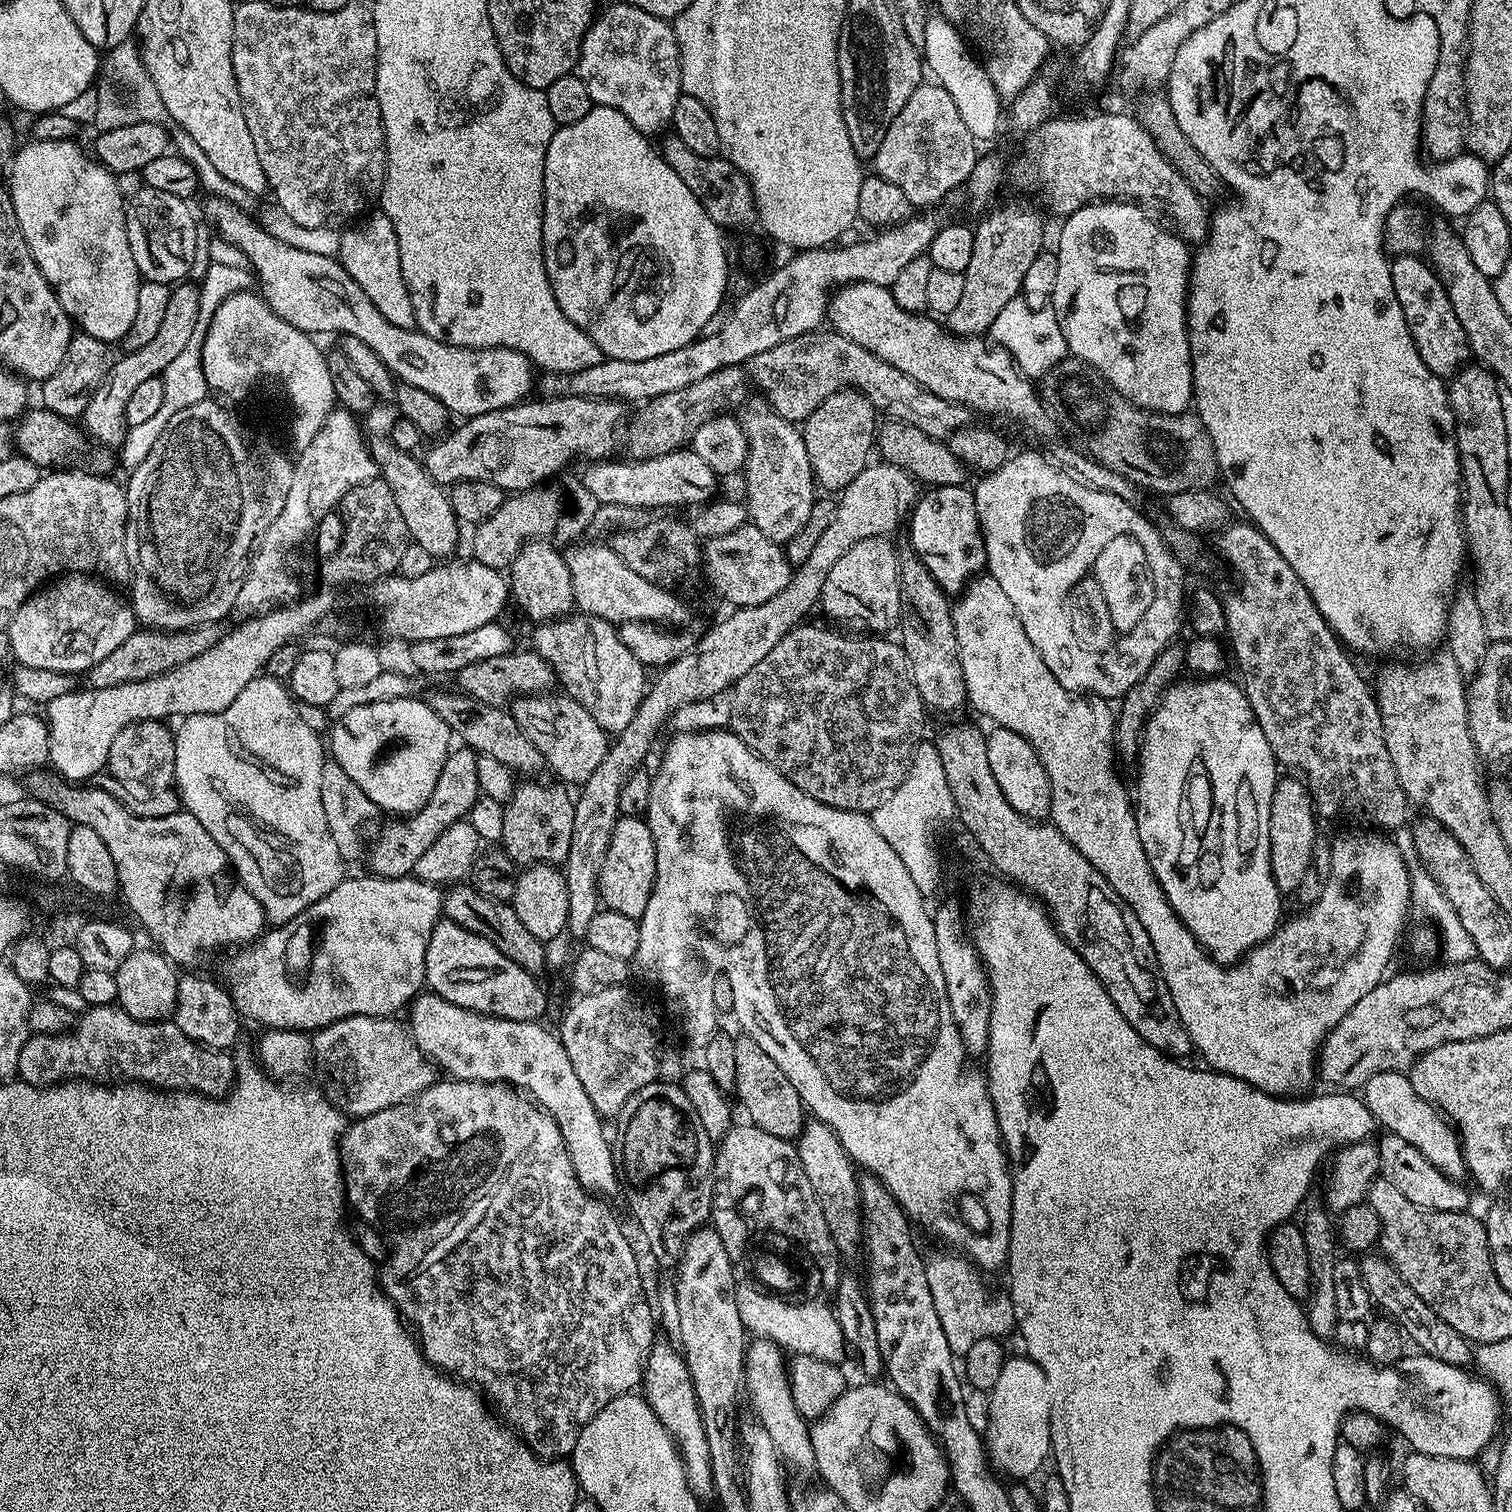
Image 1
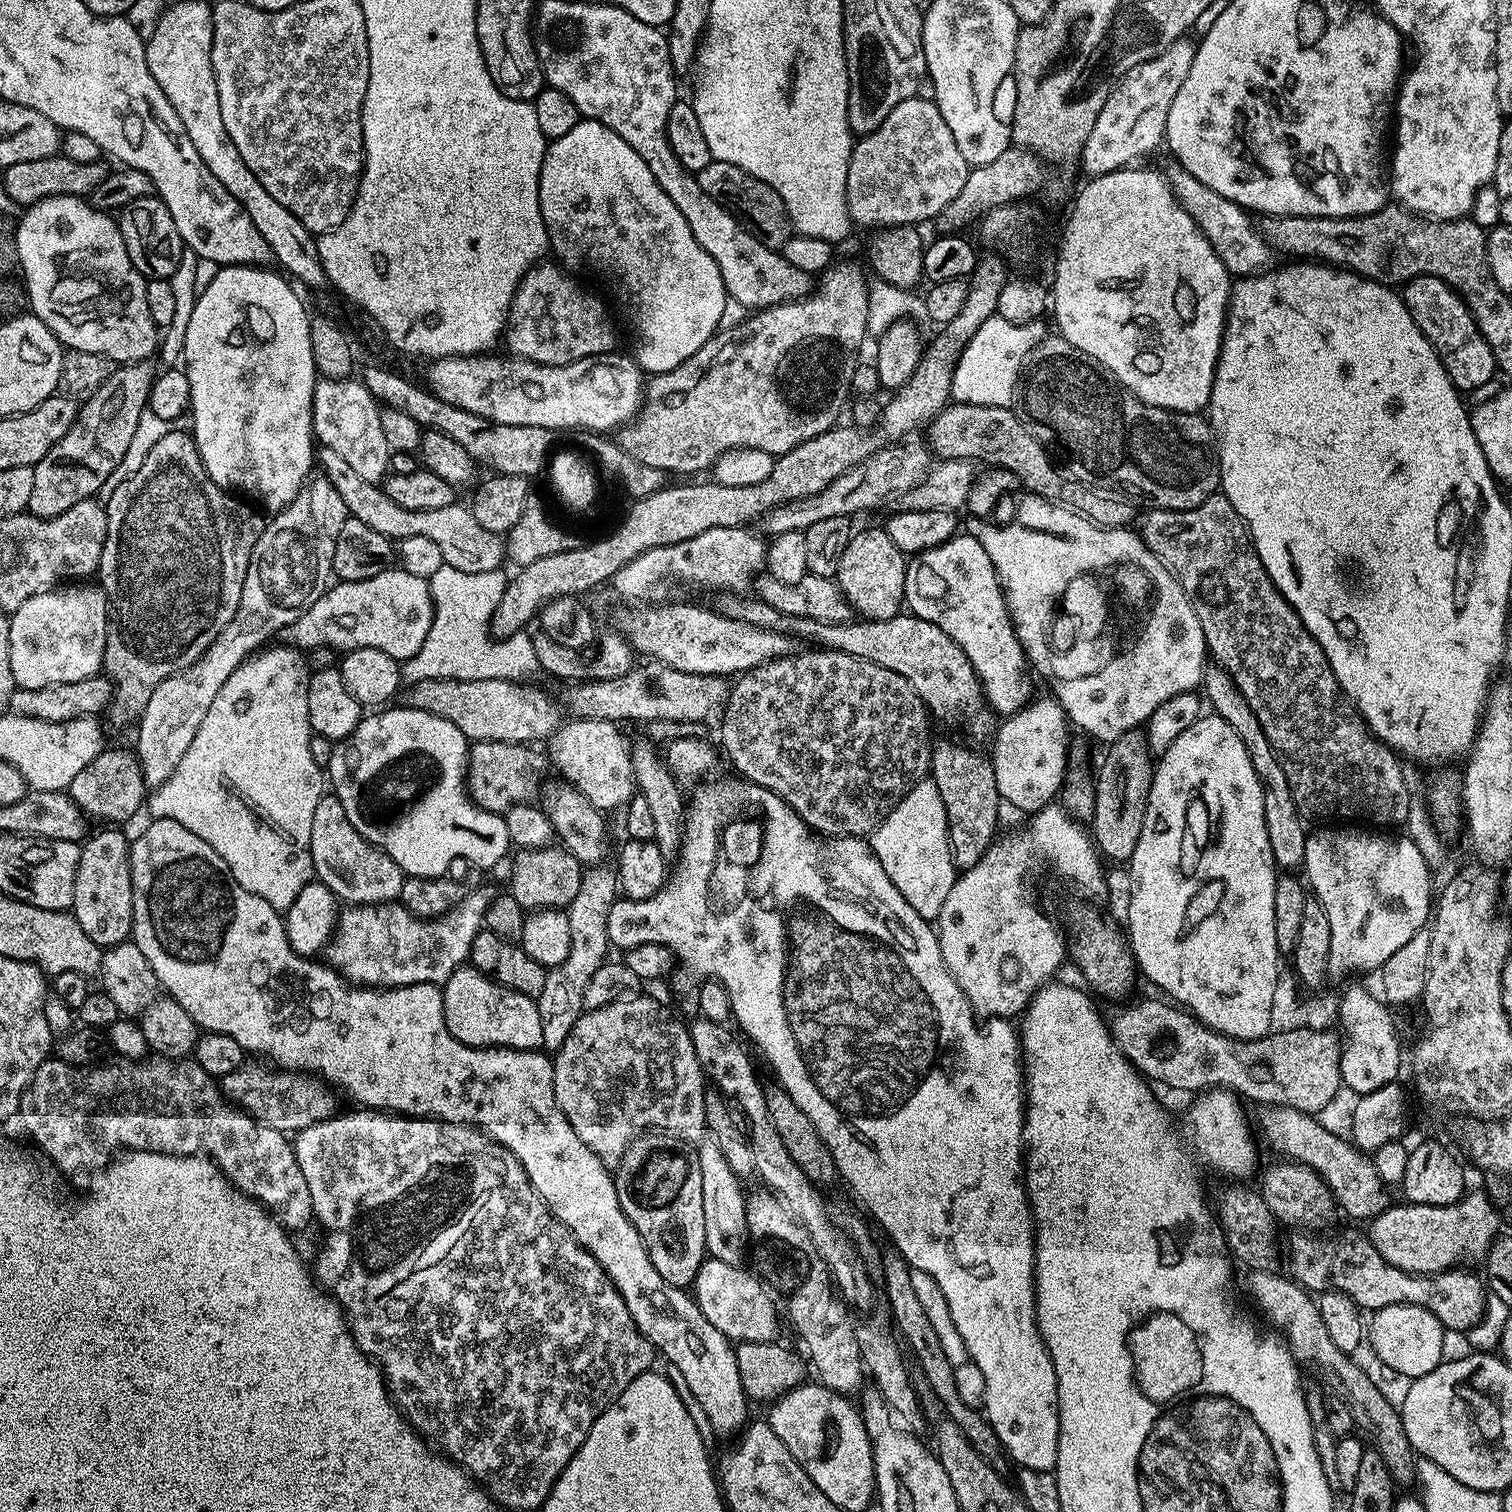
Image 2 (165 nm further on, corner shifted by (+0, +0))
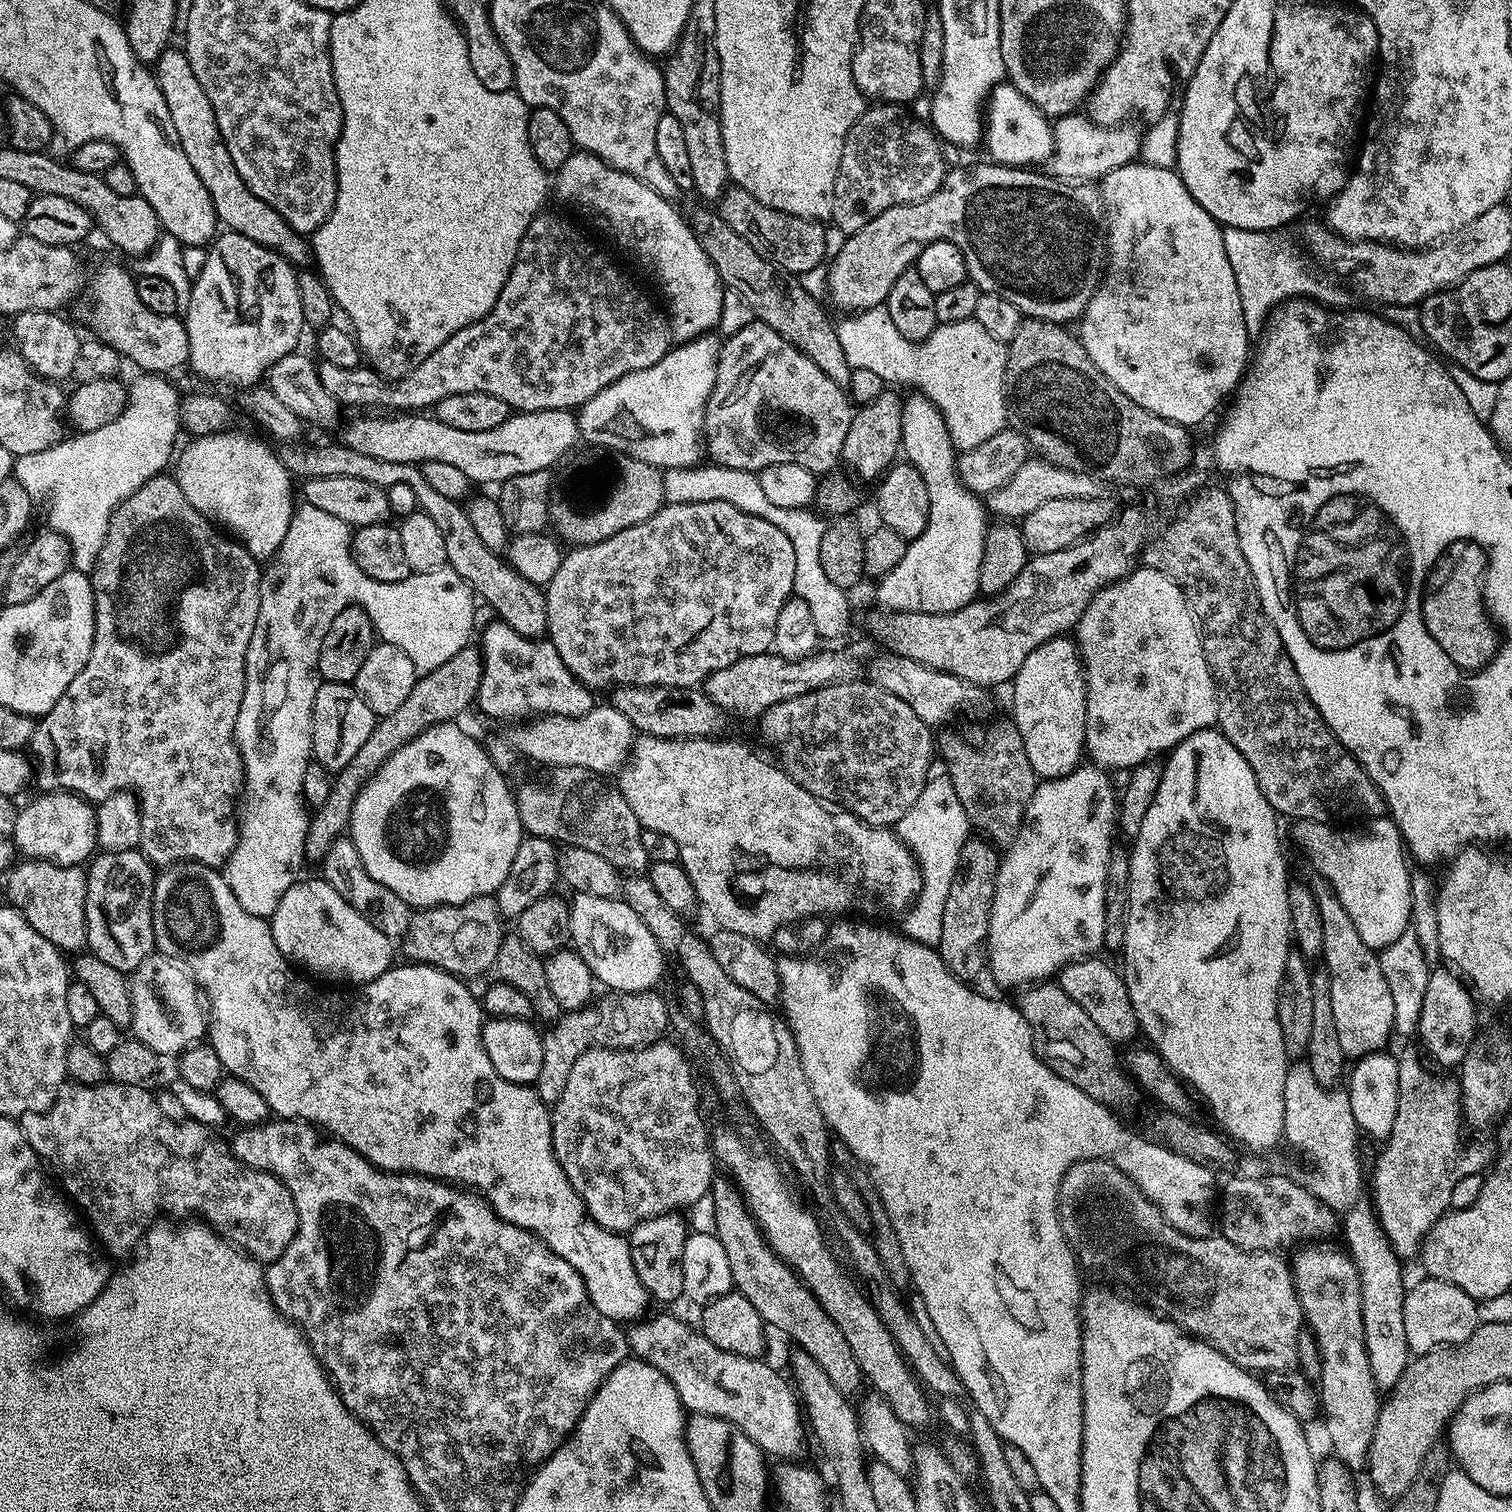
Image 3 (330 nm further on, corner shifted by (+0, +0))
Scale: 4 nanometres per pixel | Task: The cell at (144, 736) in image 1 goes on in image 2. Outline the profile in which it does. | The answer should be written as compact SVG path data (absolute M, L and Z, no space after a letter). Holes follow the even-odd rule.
M105 747L104 751L75 776L74 782L66 789L73 802L80 808L85 817L93 816L100 822L120 822L128 820L136 811L141 811L146 800L146 785L140 769L140 761L135 751L124 748Z

